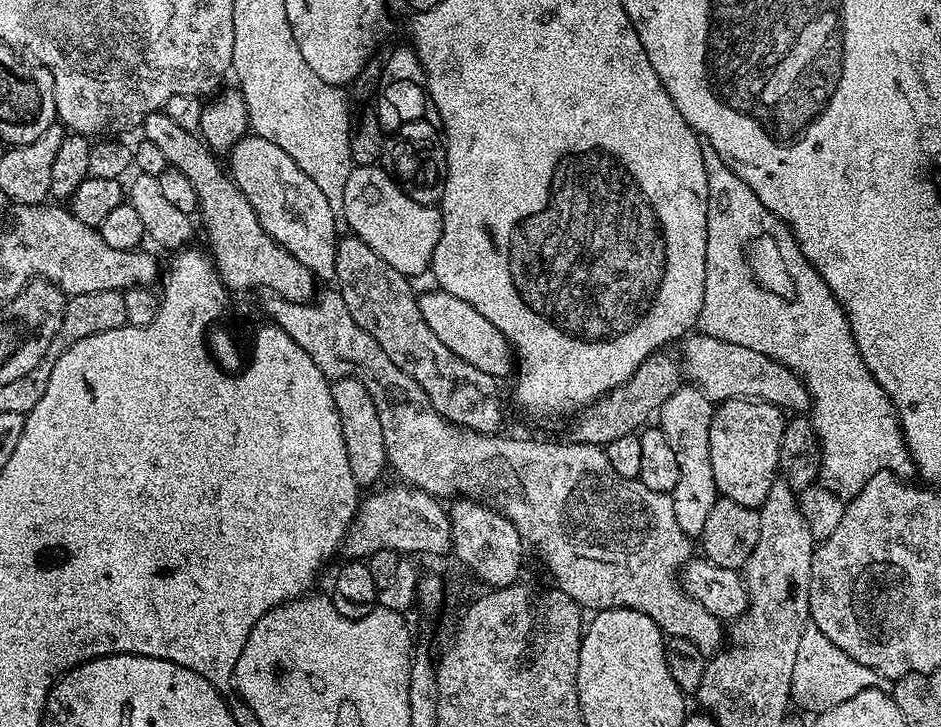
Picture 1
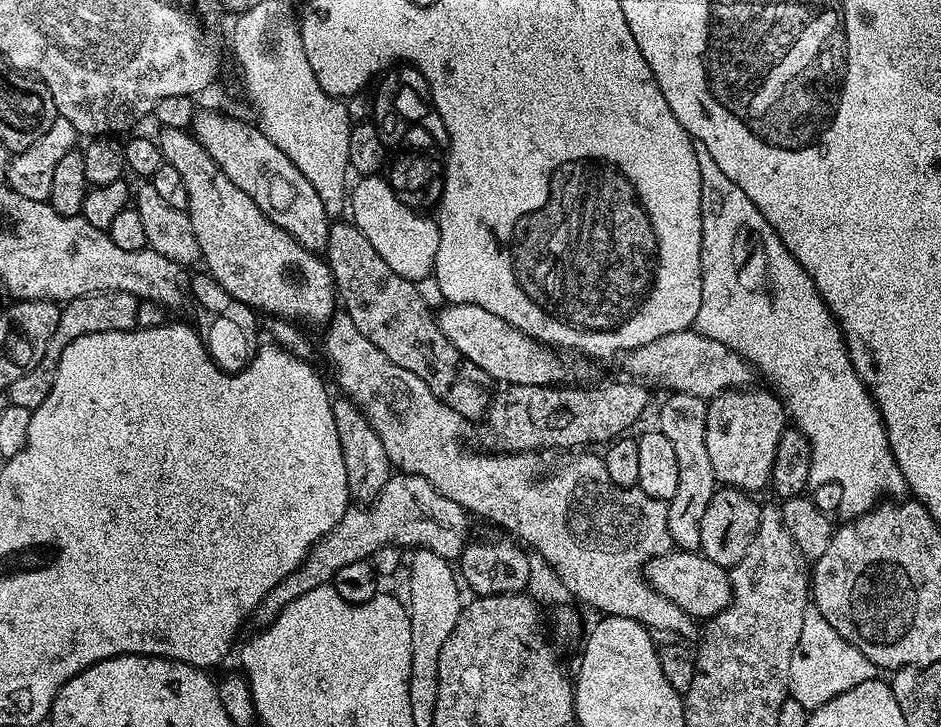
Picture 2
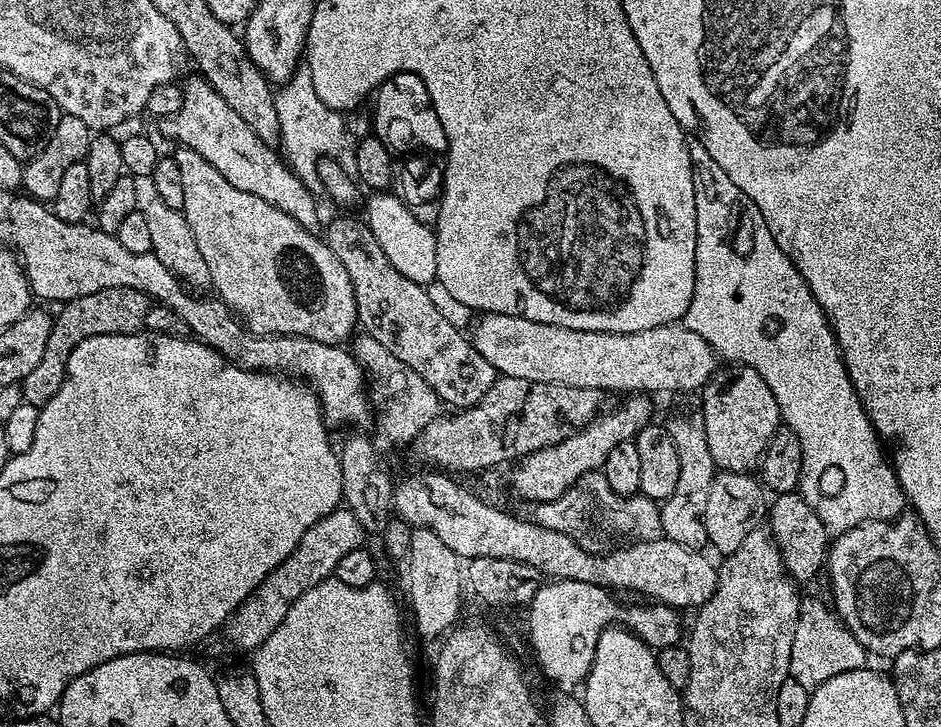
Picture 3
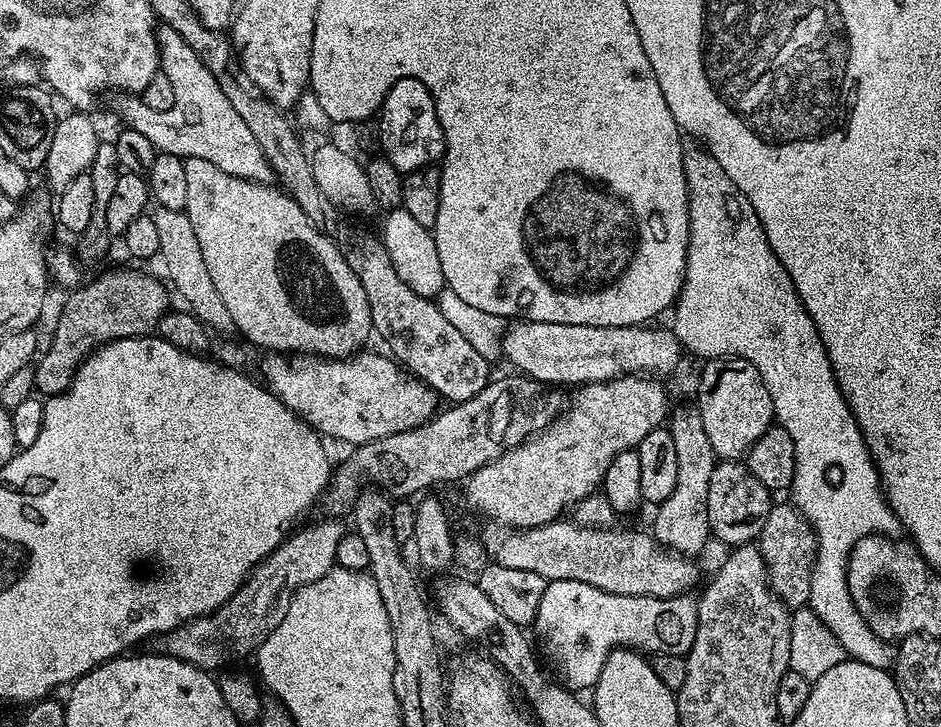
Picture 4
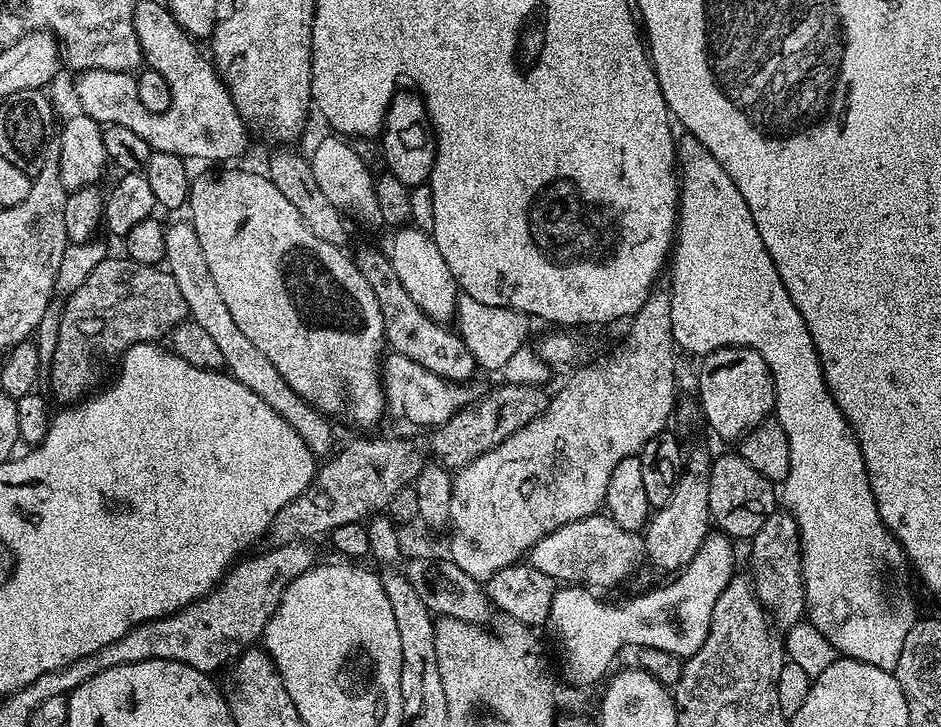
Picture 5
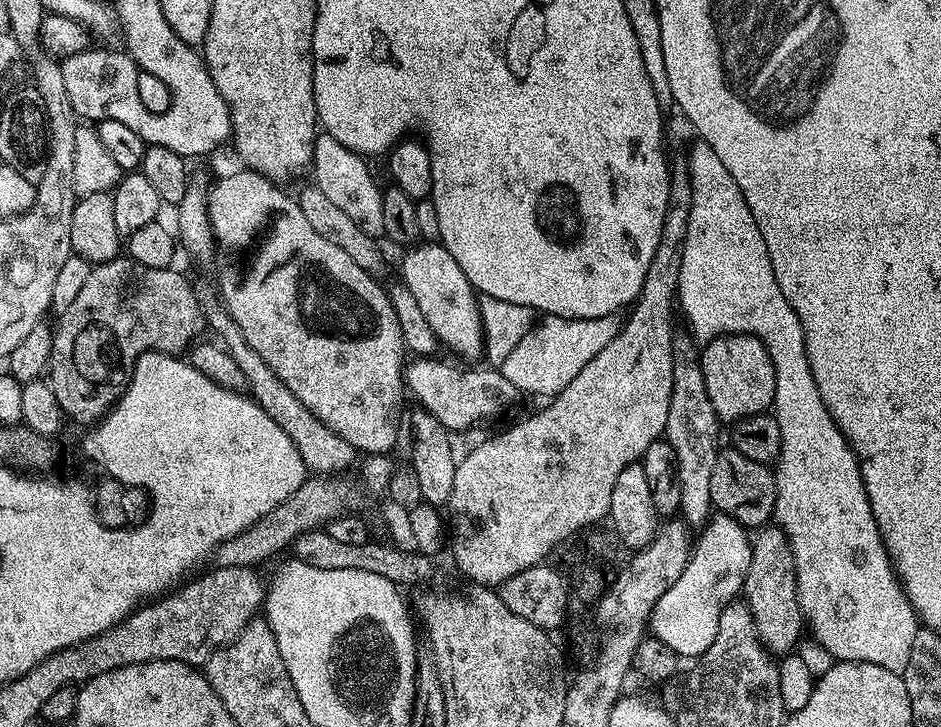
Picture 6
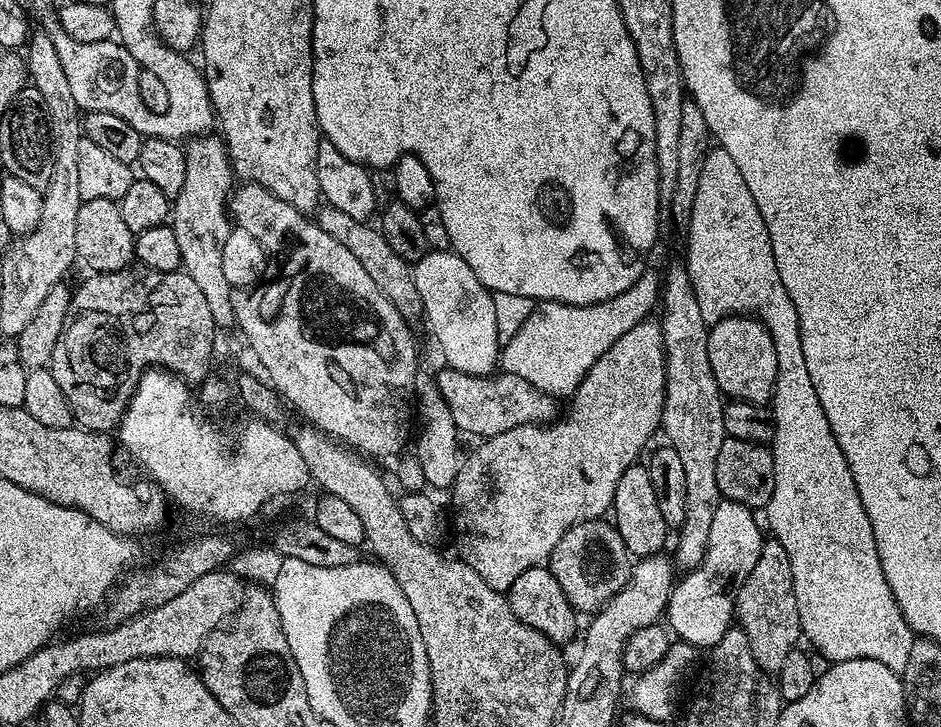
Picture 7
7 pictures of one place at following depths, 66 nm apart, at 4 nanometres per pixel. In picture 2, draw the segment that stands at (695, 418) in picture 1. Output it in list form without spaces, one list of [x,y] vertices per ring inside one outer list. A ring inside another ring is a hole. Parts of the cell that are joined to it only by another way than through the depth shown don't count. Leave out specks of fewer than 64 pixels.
[[[674,392],[665,397],[664,405],[660,408],[658,431],[670,438],[674,454],[678,454],[678,491],[672,500],[667,501],[668,529],[672,535],[672,543],[677,549],[696,550],[700,547],[702,517],[706,514],[706,506],[710,506],[710,498],[718,487],[714,466],[710,466],[710,458],[706,455],[708,405],[685,392]]]

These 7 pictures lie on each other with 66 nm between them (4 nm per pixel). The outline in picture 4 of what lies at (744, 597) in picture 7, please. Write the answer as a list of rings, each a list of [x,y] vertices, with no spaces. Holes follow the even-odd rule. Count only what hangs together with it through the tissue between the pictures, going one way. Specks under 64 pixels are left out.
[[[773,503],[760,531],[758,547],[773,594],[790,610],[805,607],[810,598],[810,578],[816,561],[816,535],[810,522],[796,509],[795,504]]]

